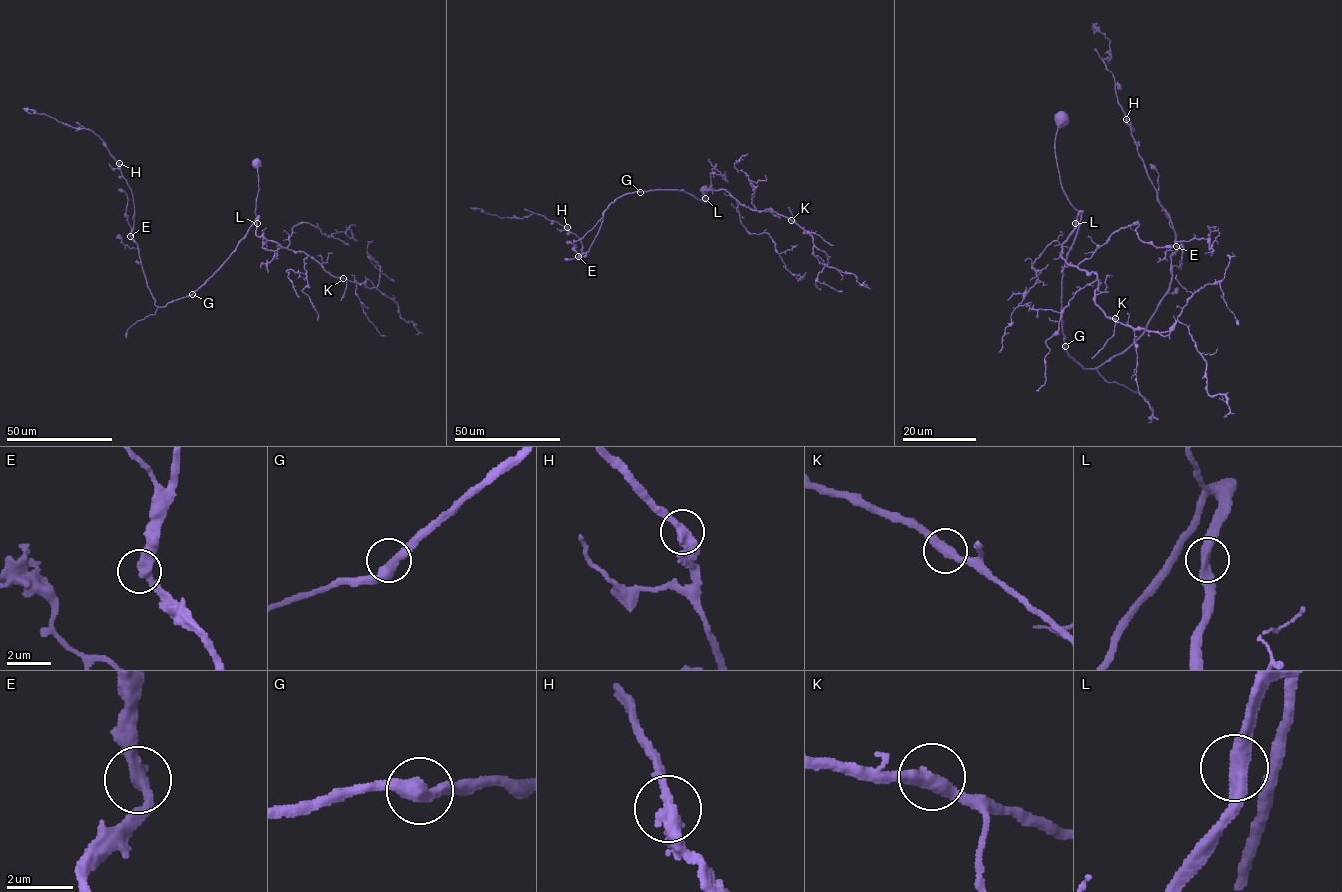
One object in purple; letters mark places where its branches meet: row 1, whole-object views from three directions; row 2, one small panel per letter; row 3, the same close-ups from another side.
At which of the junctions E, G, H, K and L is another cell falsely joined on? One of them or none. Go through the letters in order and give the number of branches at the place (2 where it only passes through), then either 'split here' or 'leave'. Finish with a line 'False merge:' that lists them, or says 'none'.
E: 2 | leave
G: 2 | leave
H: 2 | leave
K: 2 | leave
L: 2 | leave
False merge: none

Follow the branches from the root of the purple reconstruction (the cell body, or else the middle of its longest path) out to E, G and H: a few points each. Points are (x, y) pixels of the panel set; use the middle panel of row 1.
E: (704, 190), (706, 186), (704, 201), (683, 190), (669, 189), (618, 197), (602, 213), (589, 251), (578, 256)
G: (704, 190), (706, 186), (704, 201), (683, 190), (640, 192)
H: (704, 190), (704, 201), (669, 189), (618, 197), (579, 256), (581, 240), (567, 227)

